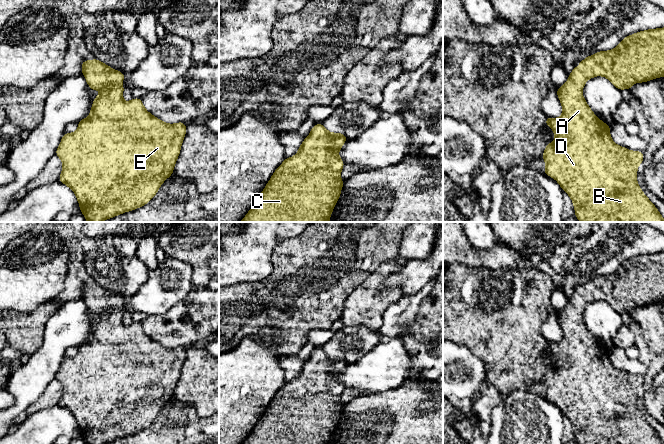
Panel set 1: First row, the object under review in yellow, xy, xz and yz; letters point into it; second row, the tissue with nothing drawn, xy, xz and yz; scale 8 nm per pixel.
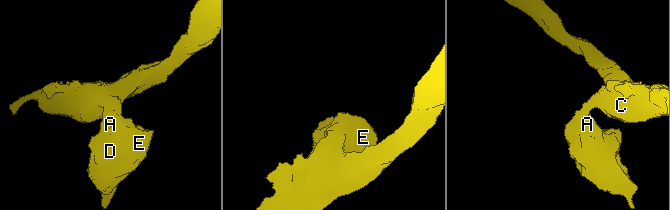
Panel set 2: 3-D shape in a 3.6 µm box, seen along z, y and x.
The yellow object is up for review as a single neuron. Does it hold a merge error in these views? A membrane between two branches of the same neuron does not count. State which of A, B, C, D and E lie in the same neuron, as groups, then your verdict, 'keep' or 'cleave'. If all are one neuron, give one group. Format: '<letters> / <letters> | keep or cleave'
A B C D E | keep

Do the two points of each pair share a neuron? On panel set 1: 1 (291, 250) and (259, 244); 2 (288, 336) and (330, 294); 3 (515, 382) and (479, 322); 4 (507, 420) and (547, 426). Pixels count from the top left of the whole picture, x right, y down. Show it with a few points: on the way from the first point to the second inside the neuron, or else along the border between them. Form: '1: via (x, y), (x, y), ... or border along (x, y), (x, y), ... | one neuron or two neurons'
1: border along (297, 235), (283, 239), (274, 248), (272, 269) | two neurons
2: via (298, 326), (320, 304) | one neuron
3: via (513, 367), (512, 355), (494, 337) | one neuron
4: via (517, 423), (523, 426), (537, 426) | one neuron

